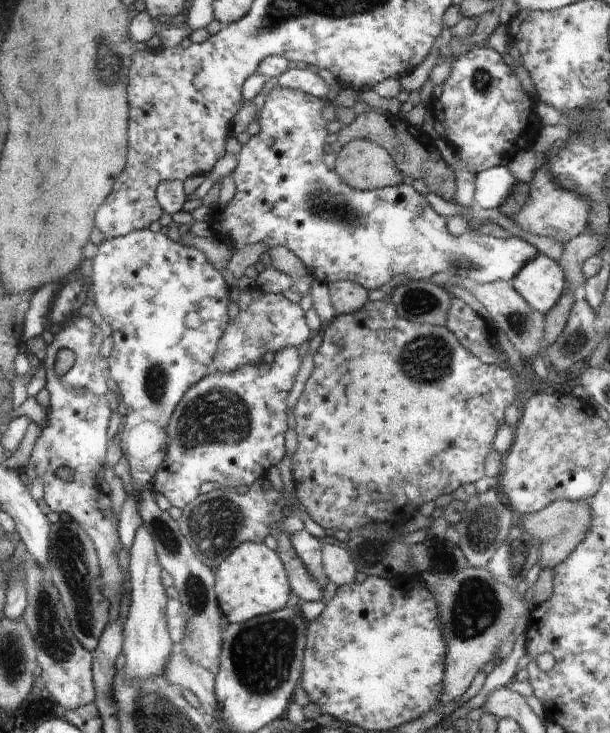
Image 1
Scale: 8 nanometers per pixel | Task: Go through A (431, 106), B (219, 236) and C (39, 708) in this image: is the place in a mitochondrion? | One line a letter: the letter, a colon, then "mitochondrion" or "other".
A: other
B: other
C: mitochondrion

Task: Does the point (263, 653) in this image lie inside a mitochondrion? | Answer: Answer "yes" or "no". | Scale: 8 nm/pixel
yes

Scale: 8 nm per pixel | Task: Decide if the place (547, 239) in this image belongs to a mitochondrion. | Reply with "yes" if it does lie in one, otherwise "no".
no

